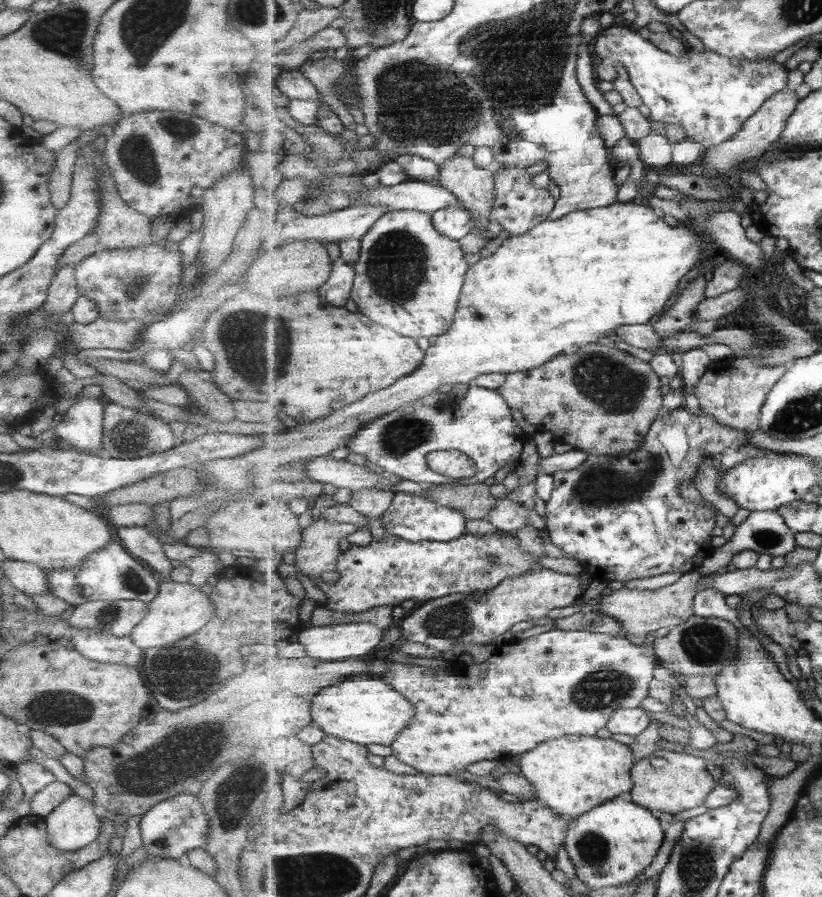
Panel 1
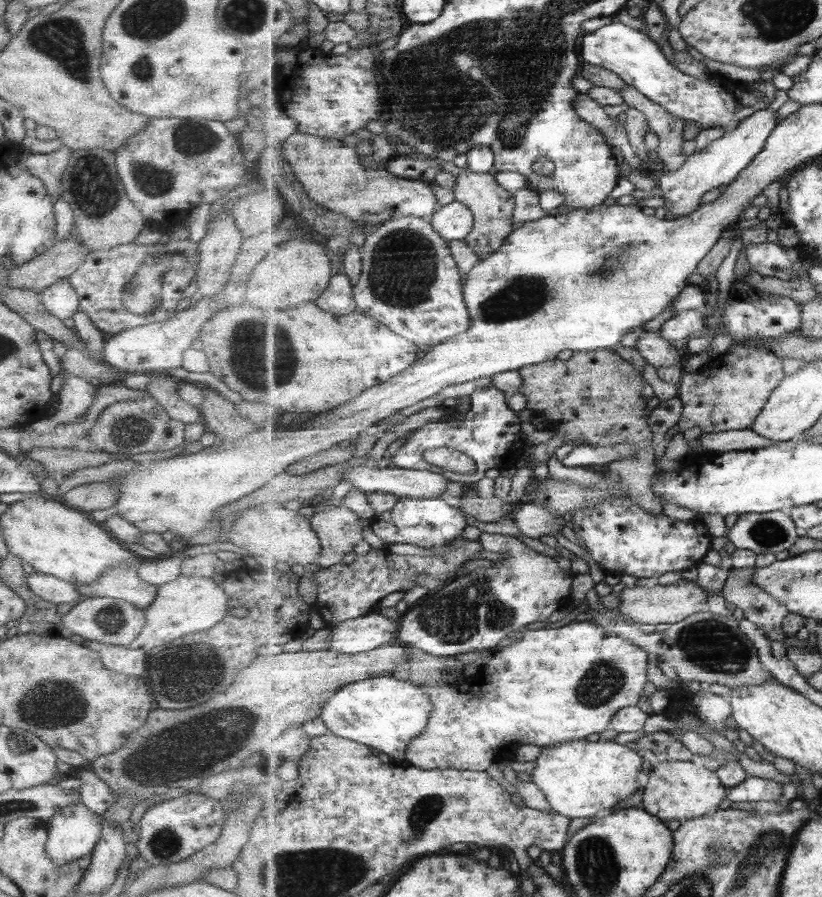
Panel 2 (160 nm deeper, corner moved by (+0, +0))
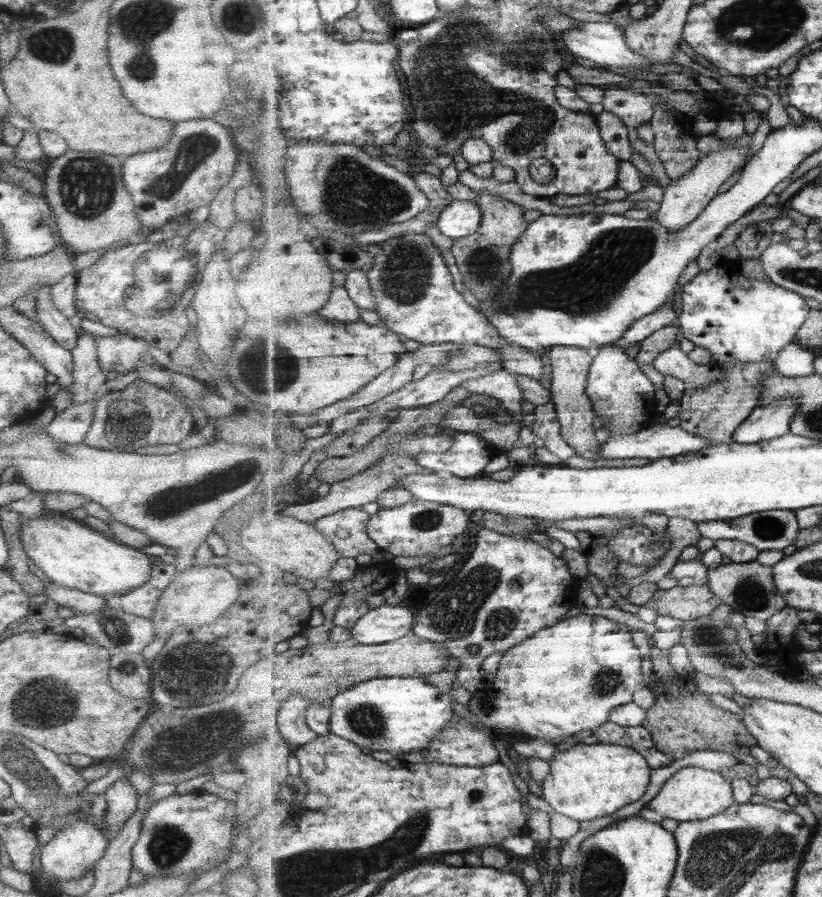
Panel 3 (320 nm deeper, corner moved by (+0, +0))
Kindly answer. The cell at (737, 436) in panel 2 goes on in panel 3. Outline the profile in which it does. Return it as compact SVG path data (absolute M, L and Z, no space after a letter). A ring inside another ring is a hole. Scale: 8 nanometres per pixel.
M653 426L625 437L613 437L602 444L600 458L673 458L697 452L713 445L713 441L691 434L680 426Z

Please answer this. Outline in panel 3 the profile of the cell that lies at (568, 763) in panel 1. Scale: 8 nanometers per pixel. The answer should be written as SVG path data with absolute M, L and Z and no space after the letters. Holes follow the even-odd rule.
M577 744L565 751L558 750L548 762L551 769L540 784L541 798L555 812L579 823L615 814L617 810L639 802L651 780L652 766L646 757L627 745Z

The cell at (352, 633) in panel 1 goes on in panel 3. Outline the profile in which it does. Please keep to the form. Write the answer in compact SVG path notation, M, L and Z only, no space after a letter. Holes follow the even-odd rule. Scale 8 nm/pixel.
M384 603L380 607L371 609L365 616L362 616L355 626L352 626L352 638L361 644L374 645L394 643L404 636L413 633L413 624L415 624L416 610L411 610L403 603L391 604Z

